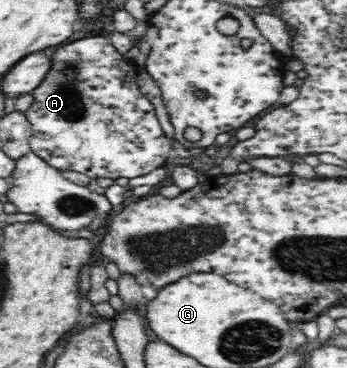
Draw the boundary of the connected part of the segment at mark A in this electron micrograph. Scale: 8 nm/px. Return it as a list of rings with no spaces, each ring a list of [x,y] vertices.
[[[93,35],[81,39],[76,39],[70,43],[61,44],[52,48],[51,52],[51,68],[39,86],[32,90],[30,94],[33,96],[34,102],[30,108],[24,112],[25,117],[31,123],[32,134],[30,138],[30,150],[42,158],[49,166],[53,166],[60,171],[80,172],[89,178],[137,178],[143,174],[153,172],[157,166],[165,165],[169,154],[173,152],[172,144],[169,139],[165,137],[161,124],[157,117],[155,117],[155,107],[153,104],[141,94],[137,84],[119,84],[119,82],[135,82],[133,80],[133,72],[129,74],[127,68],[133,70],[133,62],[129,64],[123,55],[114,47],[111,39],[102,35]]]

